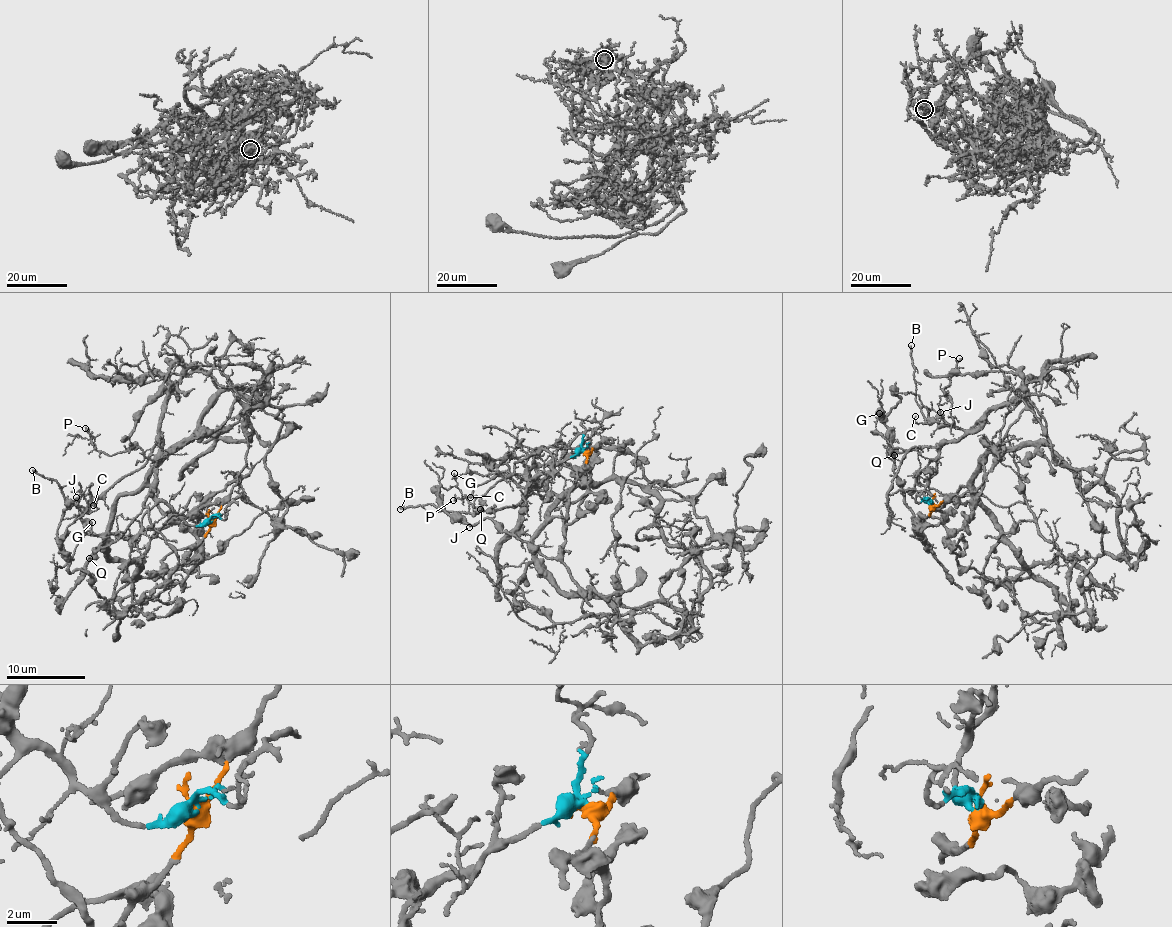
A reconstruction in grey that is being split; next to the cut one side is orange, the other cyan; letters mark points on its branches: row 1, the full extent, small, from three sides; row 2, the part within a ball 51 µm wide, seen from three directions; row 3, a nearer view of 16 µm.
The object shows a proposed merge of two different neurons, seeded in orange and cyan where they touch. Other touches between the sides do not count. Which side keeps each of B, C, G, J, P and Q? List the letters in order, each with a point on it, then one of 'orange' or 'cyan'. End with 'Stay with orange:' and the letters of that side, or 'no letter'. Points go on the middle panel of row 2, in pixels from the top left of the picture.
B: (400, 509) | cyan
C: (470, 497) | cyan
G: (454, 473) | cyan
J: (469, 527) | cyan
P: (453, 500) | cyan
Q: (480, 509) | cyan
Stay with orange: no letter

